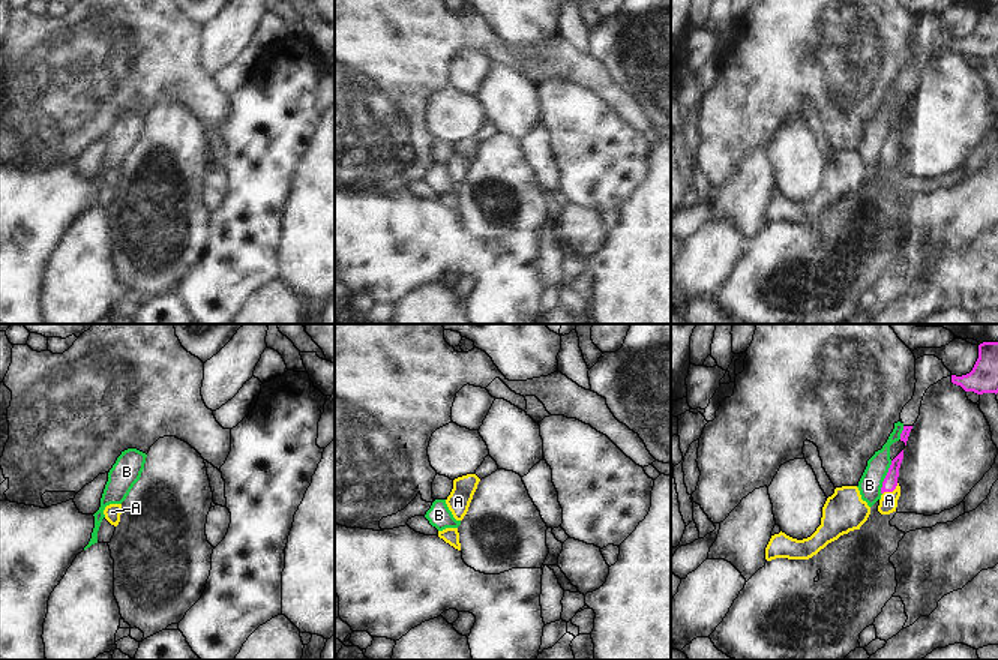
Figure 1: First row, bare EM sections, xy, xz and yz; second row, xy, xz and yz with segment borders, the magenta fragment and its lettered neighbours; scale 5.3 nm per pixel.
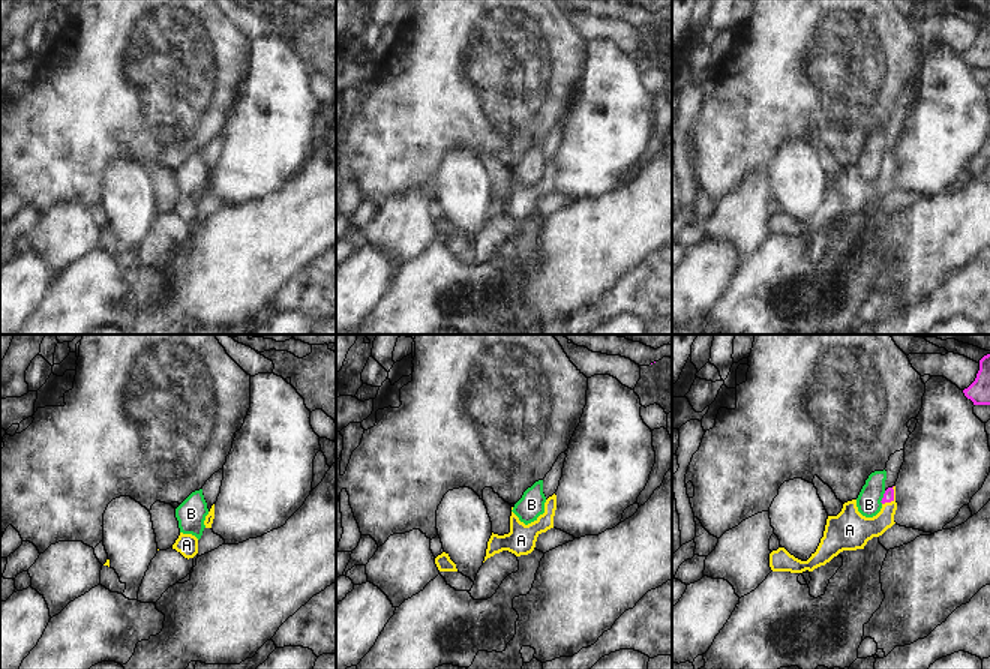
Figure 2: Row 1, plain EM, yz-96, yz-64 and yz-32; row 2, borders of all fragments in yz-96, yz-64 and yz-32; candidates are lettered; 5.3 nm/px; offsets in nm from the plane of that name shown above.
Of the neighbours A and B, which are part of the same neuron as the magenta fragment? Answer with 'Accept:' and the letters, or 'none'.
Accept: A

